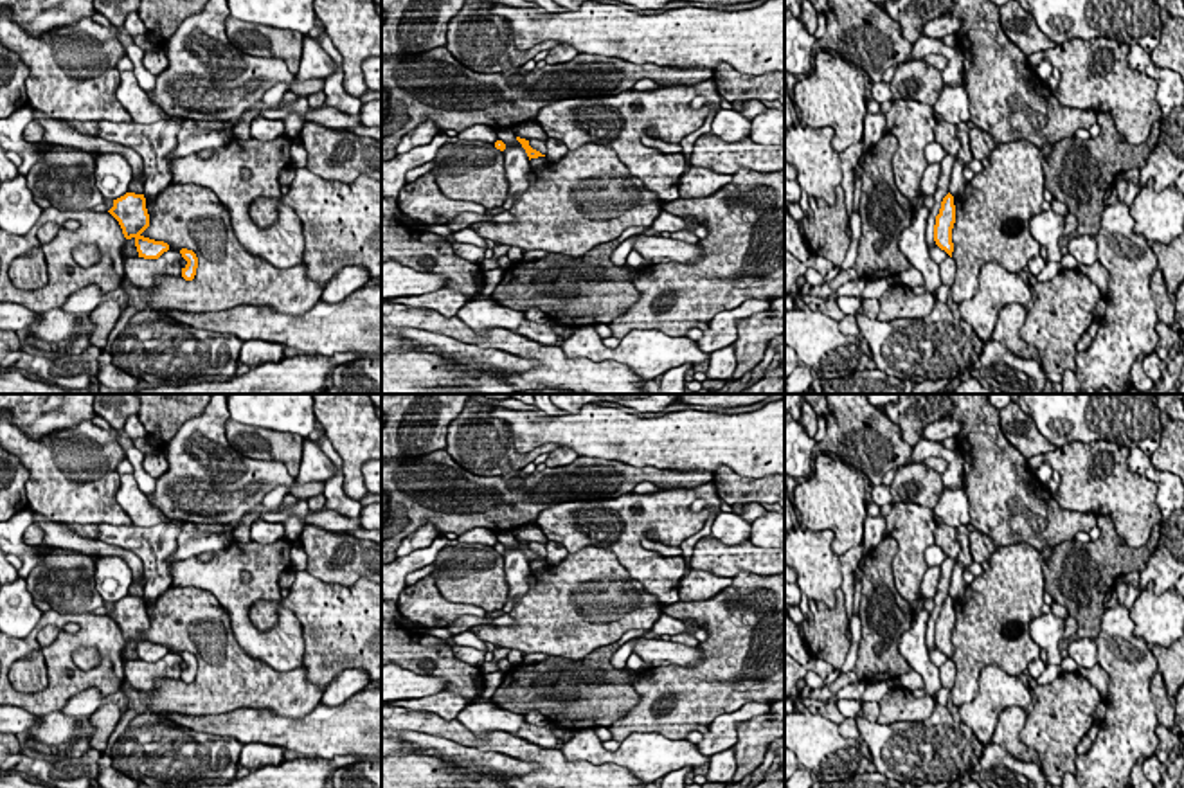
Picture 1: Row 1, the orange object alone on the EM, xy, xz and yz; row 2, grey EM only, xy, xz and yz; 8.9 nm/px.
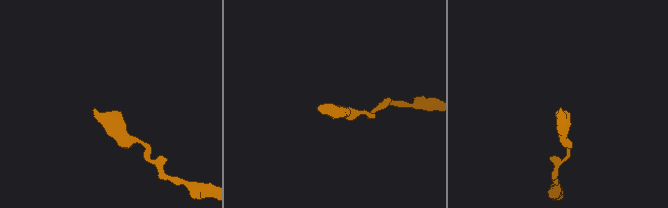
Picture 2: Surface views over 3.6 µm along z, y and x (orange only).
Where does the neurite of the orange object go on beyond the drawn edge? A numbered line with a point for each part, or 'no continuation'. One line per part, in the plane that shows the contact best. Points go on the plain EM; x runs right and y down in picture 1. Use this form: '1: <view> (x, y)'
no continuation

